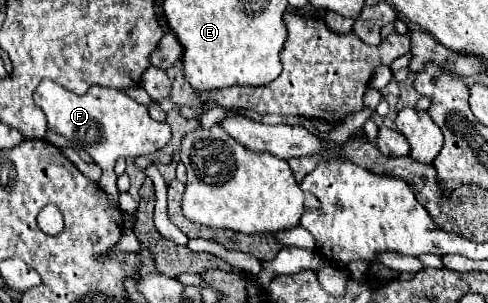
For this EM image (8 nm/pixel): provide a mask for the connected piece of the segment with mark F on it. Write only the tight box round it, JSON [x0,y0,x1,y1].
[33,80,171,208]

